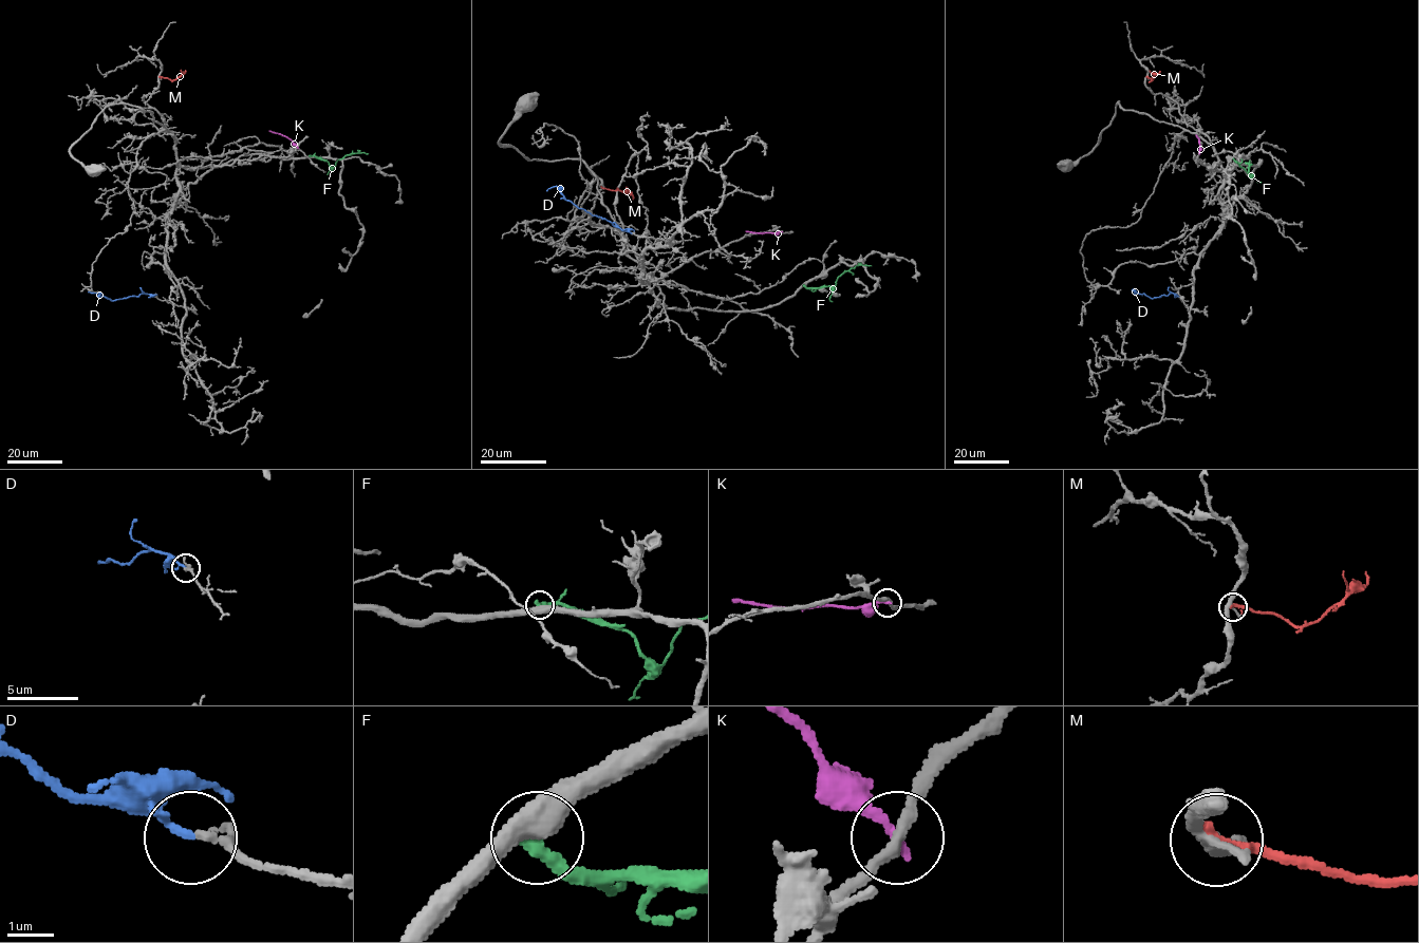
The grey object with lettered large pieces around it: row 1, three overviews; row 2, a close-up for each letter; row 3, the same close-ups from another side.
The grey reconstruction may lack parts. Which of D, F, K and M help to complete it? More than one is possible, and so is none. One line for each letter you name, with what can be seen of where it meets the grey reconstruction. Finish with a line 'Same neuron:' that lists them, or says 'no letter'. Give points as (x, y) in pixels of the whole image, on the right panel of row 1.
D: Touches grey at (1178, 296)
Same neuron: D

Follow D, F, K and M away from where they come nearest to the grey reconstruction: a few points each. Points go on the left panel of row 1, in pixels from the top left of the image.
D: (154, 296), (142, 294), (112, 300), (88, 291)
F: (310, 155), (320, 157), (333, 167), (346, 155), (368, 153)
K: (297, 147), (286, 137), (268, 130)
M: (160, 76), (173, 80), (185, 70)

